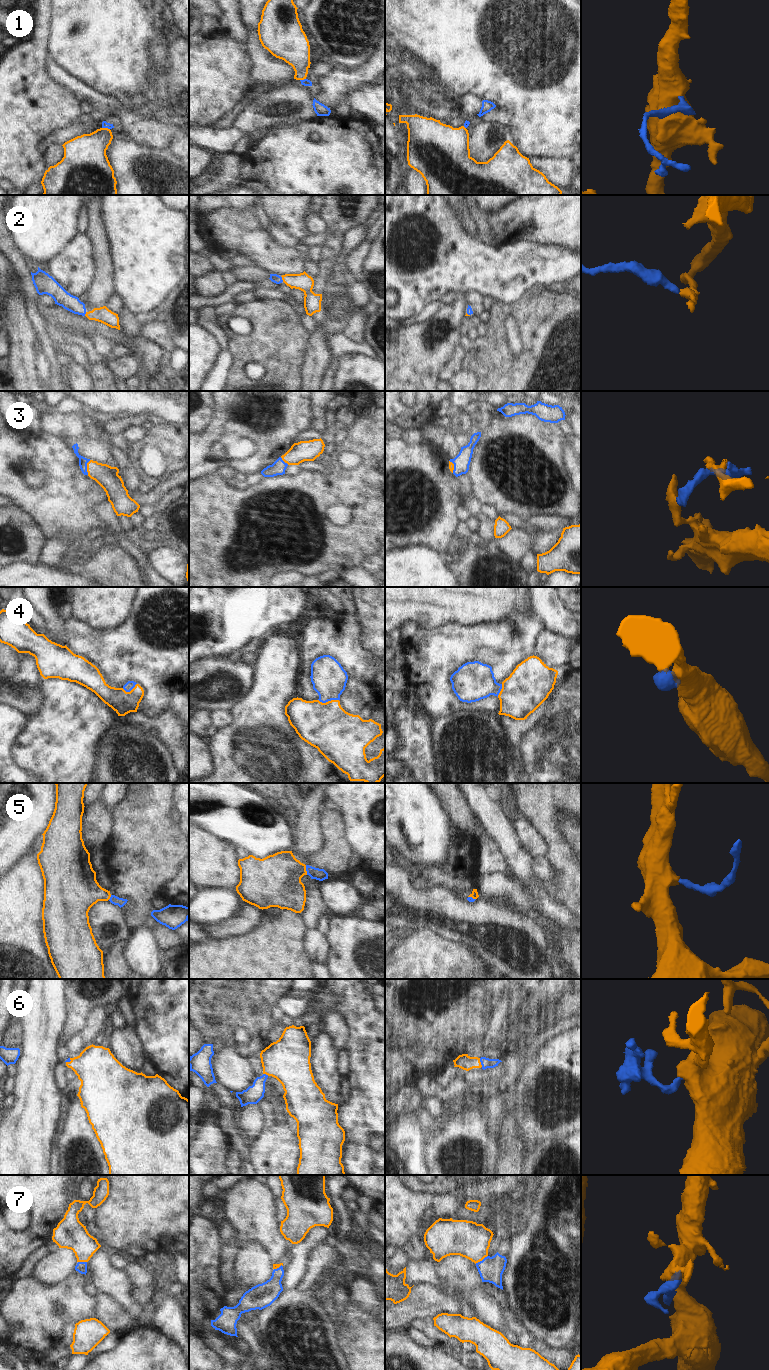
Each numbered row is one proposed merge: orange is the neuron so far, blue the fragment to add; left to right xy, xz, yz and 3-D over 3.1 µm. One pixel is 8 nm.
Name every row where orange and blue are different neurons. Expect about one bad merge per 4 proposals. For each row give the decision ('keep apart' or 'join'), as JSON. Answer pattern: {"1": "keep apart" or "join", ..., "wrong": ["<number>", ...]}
{"1": "join", "2": "join", "3": "join", "4": "join", "5": "join", "6": "join", "7": "join", "wrong": []}

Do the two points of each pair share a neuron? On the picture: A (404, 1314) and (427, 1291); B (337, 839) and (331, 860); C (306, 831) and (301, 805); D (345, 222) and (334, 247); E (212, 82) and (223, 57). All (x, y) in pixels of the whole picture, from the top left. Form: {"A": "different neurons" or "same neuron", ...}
{"A": "same neuron", "B": "same neuron", "C": "same neuron", "D": "same neuron", "E": "same neuron"}

